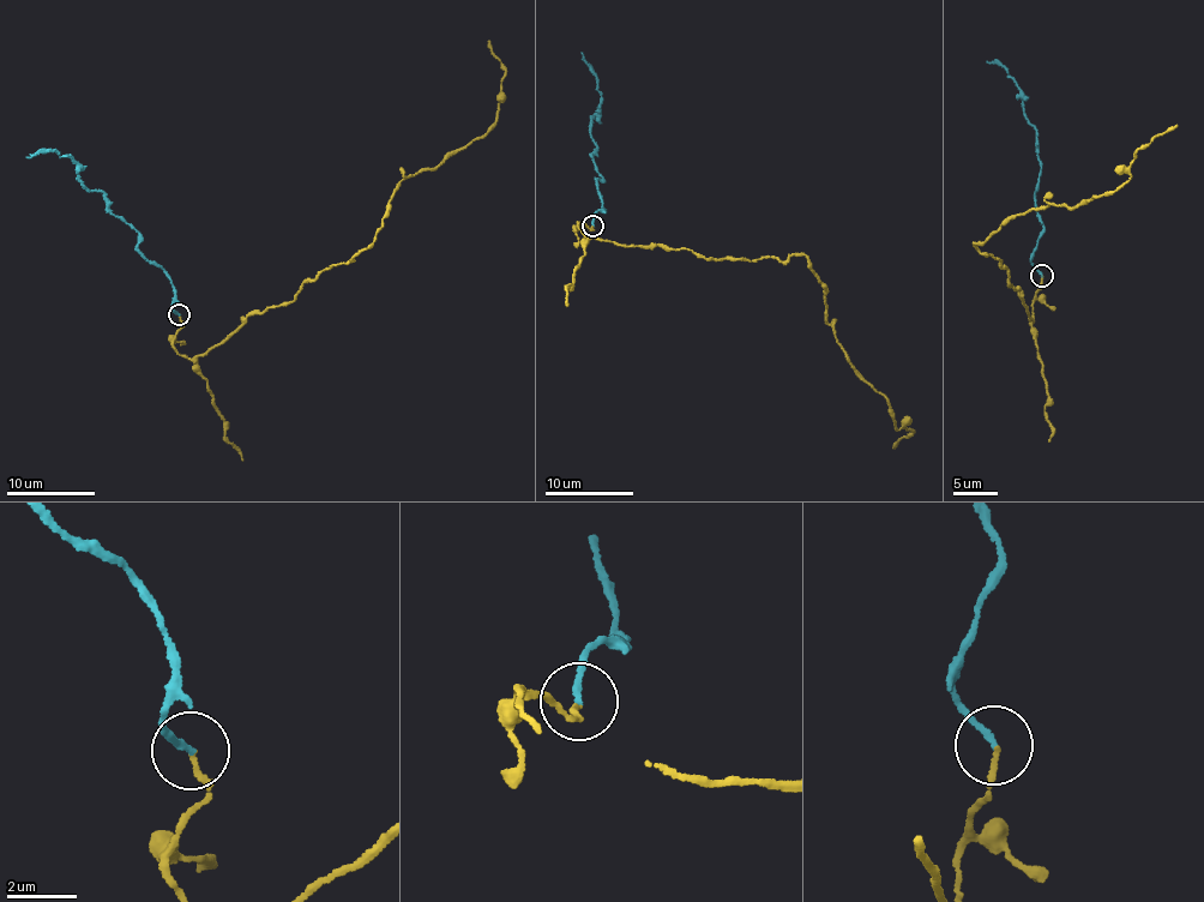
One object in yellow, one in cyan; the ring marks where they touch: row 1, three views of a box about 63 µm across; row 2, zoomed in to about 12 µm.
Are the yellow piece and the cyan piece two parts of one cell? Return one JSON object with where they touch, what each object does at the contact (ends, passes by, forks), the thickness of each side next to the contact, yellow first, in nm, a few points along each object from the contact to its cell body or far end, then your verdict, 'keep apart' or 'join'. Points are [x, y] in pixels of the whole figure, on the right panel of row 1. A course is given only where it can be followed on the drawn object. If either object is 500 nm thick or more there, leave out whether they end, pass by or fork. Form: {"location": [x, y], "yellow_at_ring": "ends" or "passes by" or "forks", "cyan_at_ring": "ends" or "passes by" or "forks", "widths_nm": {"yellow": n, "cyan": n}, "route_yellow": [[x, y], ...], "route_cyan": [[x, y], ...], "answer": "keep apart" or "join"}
{"location": [1041, 276], "yellow_at_ring": "ends", "cyan_at_ring": "ends", "widths_nm": {"yellow": 130, "cyan": 190}, "route_yellow": [[1042, 276], [1029, 320], [1000, 260], [975, 244], [1051, 203], [1113, 192], [1137, 150], [1177, 125]], "route_cyan": [[1042, 276], [1031, 262], [1042, 228], [1034, 197], [1040, 180], [1036, 133], [1024, 96], [1000, 65], [987, 60]], "answer": "join"}

